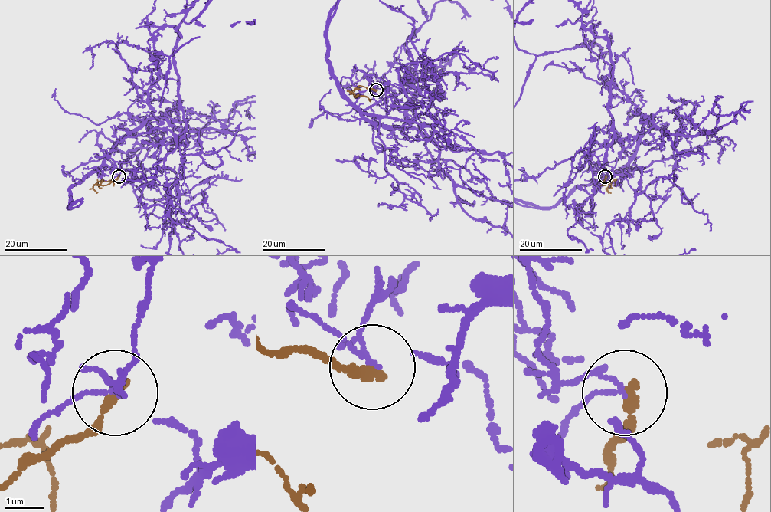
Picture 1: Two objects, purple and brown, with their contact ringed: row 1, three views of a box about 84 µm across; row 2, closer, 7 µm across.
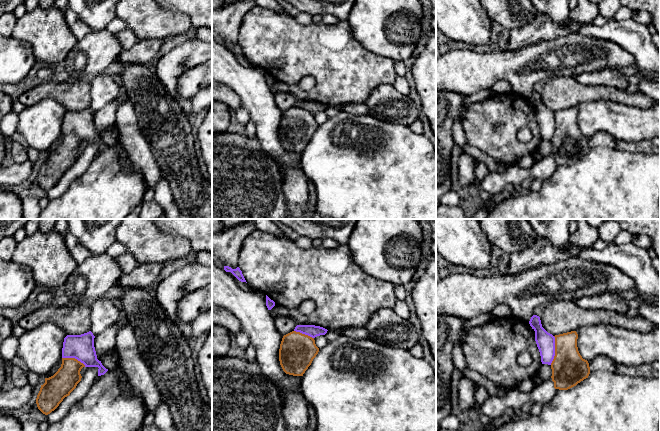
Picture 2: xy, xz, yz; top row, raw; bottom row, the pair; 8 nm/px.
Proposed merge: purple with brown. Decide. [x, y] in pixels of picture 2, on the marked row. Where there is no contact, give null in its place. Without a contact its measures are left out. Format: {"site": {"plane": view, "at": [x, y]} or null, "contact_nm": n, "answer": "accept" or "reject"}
{"site": {"plane": "yz", "at": [554, 350]}, "contact_nm": 240, "answer": "reject"}

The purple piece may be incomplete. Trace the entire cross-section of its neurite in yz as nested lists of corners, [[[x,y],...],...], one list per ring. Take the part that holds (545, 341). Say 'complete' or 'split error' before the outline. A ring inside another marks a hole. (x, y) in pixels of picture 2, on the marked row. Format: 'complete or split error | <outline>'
complete | [[[533,315],[529,324],[535,331],[535,341],[540,352],[542,364],[551,365],[555,356],[555,337],[542,327],[539,316]]]

